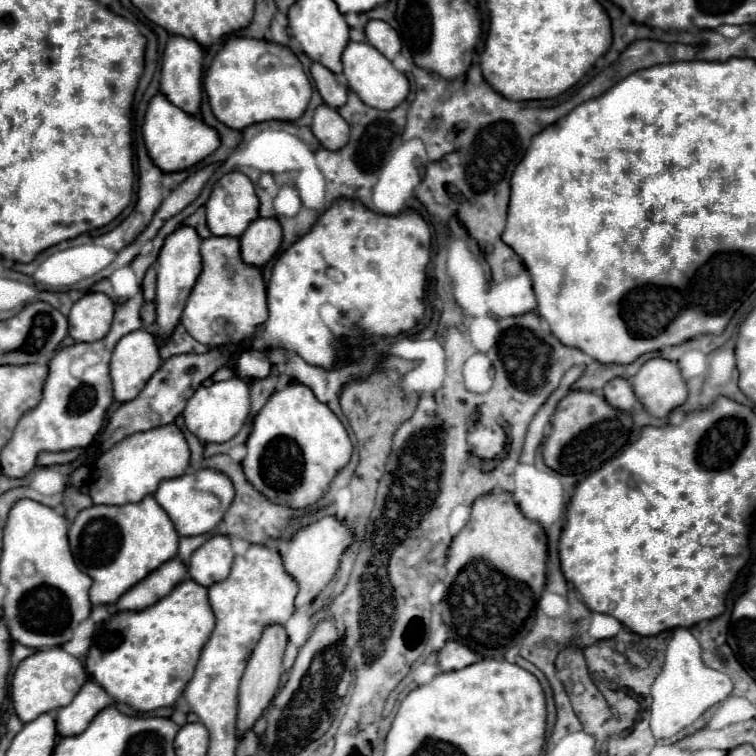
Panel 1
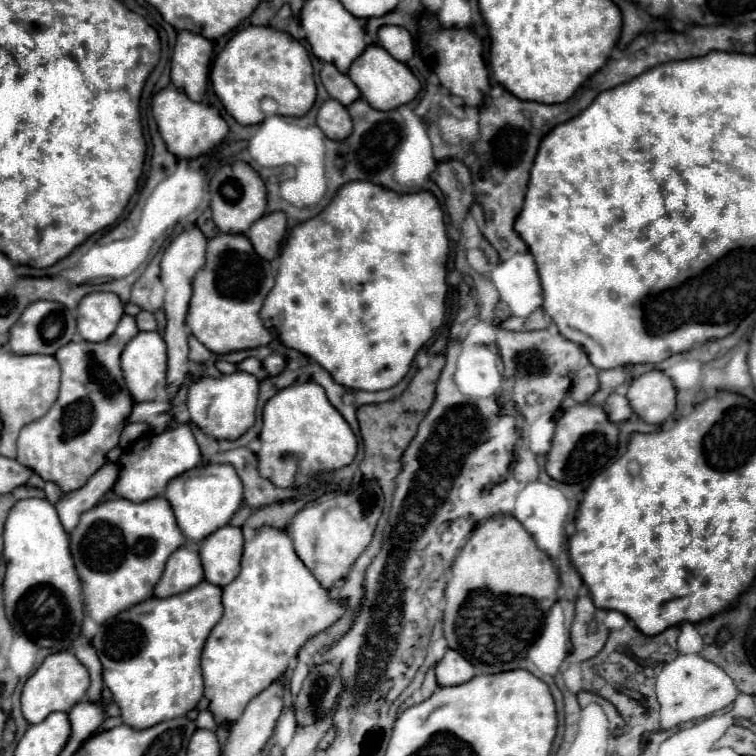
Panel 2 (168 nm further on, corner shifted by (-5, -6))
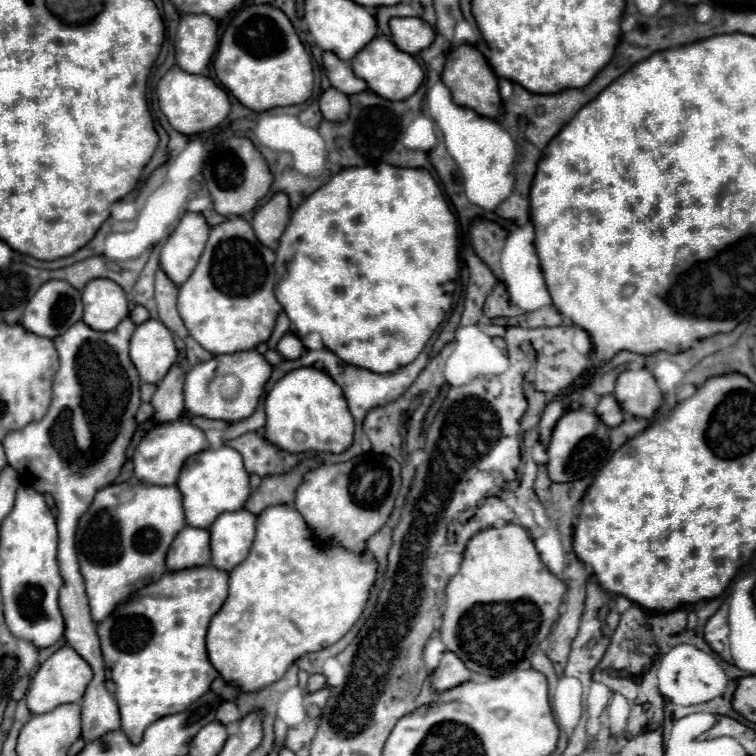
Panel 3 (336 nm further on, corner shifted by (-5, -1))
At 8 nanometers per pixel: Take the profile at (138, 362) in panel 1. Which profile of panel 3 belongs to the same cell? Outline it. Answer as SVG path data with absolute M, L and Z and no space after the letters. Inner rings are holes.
M154 318L136 326L130 340L130 358L142 382L158 384L178 358L172 332Z

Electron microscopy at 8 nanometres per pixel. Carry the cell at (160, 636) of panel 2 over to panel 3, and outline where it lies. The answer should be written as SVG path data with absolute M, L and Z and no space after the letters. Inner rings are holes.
M212 564L188 568L180 572L166 572L160 580L136 592L130 600L122 602L104 622L98 624L104 662L110 668L116 684L116 702L122 716L122 730L132 742L138 742L144 730L162 716L186 710L194 700L208 692L218 672L206 656L206 628L210 618L220 610L228 596L228 574L218 572Z

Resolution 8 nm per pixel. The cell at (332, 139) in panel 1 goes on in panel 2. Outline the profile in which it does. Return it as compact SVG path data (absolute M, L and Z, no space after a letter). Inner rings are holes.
M326 99L320 105L316 125L324 131L326 137L334 141L342 141L352 133L352 119L348 115L348 109L334 99Z

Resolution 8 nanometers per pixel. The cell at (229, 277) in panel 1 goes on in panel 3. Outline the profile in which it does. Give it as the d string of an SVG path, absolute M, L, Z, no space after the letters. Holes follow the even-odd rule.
M228 218L210 230L208 244L198 260L198 266L190 278L178 288L178 312L188 328L188 332L212 354L234 354L242 350L252 350L256 344L266 342L274 330L276 318L282 312L274 296L274 252L258 242L252 226L244 218Z

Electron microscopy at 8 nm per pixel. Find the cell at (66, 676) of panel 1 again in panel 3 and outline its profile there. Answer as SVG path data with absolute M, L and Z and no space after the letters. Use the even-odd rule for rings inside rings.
M62 646L46 662L42 662L38 672L34 674L30 688L26 692L28 710L32 714L46 714L46 712L52 712L60 704L76 702L84 696L84 690L90 680L92 680L92 672L90 672L90 666L86 664L86 660L82 660L82 656L78 656L78 652L74 652L74 648Z

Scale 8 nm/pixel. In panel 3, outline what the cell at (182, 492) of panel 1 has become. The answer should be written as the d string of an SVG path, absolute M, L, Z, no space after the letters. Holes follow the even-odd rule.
M226 446L218 450L198 452L198 456L186 460L176 486L182 492L186 524L194 528L210 528L210 524L222 512L242 510L250 496L248 472L242 468L242 456L238 456L234 448L226 448Z

